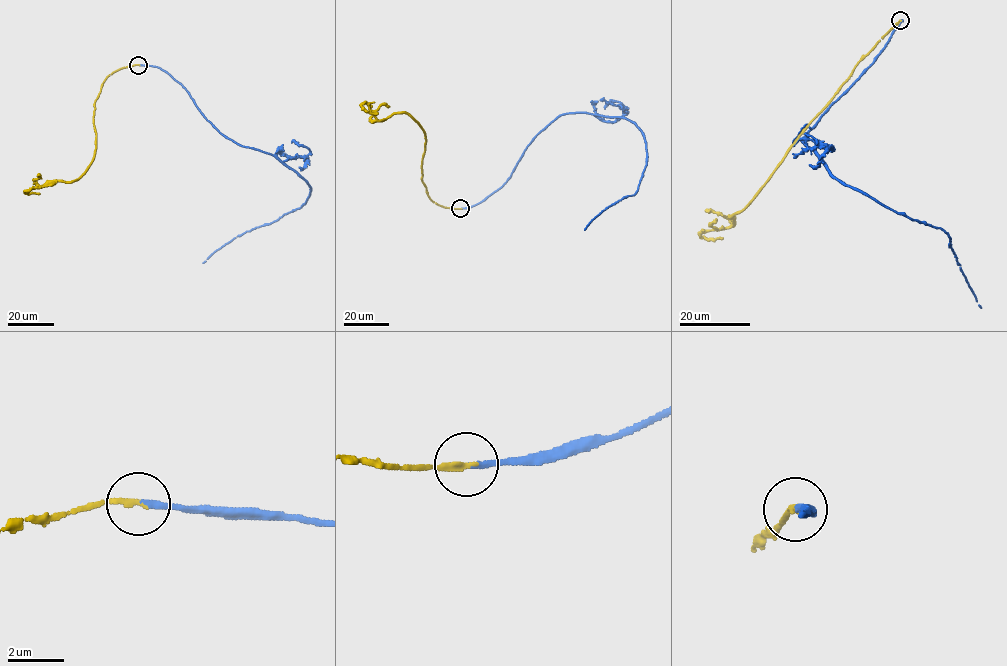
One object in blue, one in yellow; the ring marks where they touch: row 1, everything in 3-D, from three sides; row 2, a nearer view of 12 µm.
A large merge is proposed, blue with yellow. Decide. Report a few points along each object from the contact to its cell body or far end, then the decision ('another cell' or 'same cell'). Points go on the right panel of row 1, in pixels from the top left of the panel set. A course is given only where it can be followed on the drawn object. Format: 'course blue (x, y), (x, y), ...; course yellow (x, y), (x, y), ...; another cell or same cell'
course blue (900, 20), (872, 63), (801, 141), (814, 148), (829, 172), (846, 185), (894, 210), (944, 230), (981, 307); course yellow (900, 20), (855, 66), (750, 203), (728, 216), (734, 224), (700, 234), (721, 239); same cell

